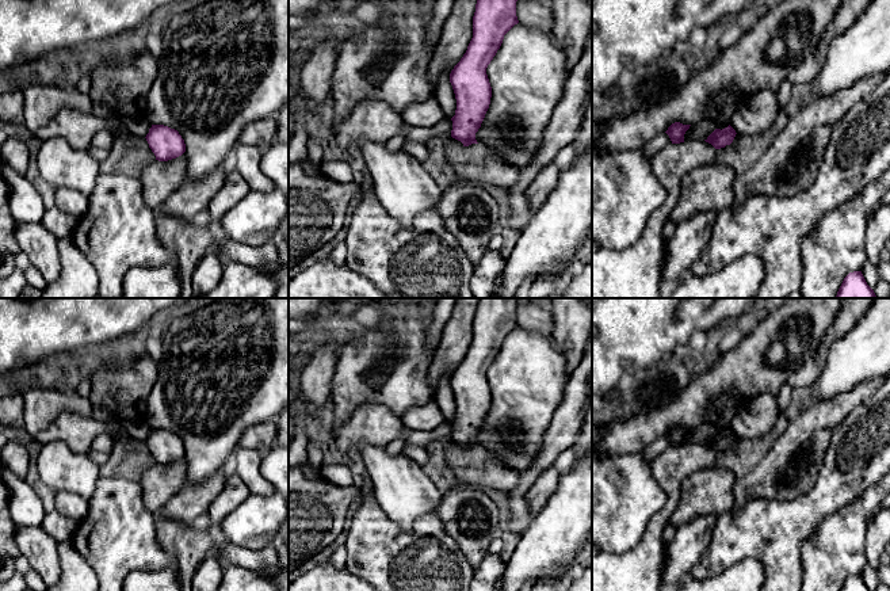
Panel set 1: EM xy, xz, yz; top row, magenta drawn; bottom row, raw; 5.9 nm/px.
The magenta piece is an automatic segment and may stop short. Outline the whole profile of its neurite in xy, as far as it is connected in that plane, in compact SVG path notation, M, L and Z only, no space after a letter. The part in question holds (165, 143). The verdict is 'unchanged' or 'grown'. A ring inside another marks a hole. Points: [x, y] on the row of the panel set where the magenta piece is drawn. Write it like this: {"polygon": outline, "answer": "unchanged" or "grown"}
{"polygon": "M152 125L146 134L149 148L158 161L168 161L186 152L186 144L177 130L164 125Z", "answer": "unchanged"}

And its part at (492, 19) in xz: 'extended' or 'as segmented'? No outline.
as segmented

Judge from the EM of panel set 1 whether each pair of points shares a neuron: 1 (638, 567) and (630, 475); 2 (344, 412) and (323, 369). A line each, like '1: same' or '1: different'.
1: different
2: different

